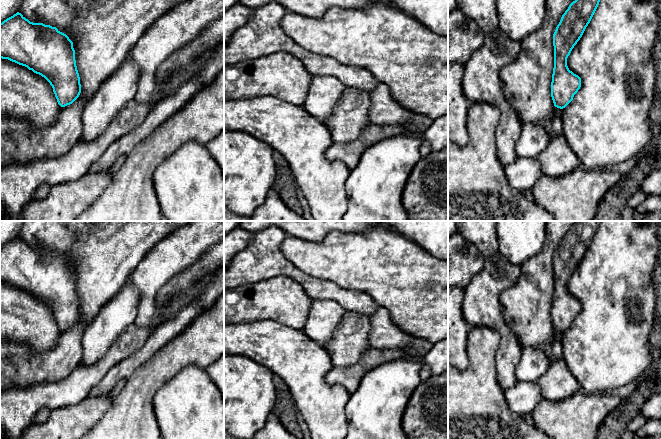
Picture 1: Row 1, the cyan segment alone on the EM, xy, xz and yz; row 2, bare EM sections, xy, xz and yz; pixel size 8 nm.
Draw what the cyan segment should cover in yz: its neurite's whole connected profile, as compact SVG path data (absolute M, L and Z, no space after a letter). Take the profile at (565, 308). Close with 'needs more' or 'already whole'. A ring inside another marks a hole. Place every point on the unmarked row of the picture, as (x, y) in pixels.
M578 221L562 239L553 258L551 321L557 332L565 332L581 311L581 302L569 294L567 282L590 247L600 224L601 221Z; already whole

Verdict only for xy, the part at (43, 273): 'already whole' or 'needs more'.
already whole

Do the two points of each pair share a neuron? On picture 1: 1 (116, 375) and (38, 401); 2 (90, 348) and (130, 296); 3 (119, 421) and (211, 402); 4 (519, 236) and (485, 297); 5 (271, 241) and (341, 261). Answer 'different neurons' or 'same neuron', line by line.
1: different neurons
2: same neuron
3: different neurons
4: different neurons
5: different neurons

